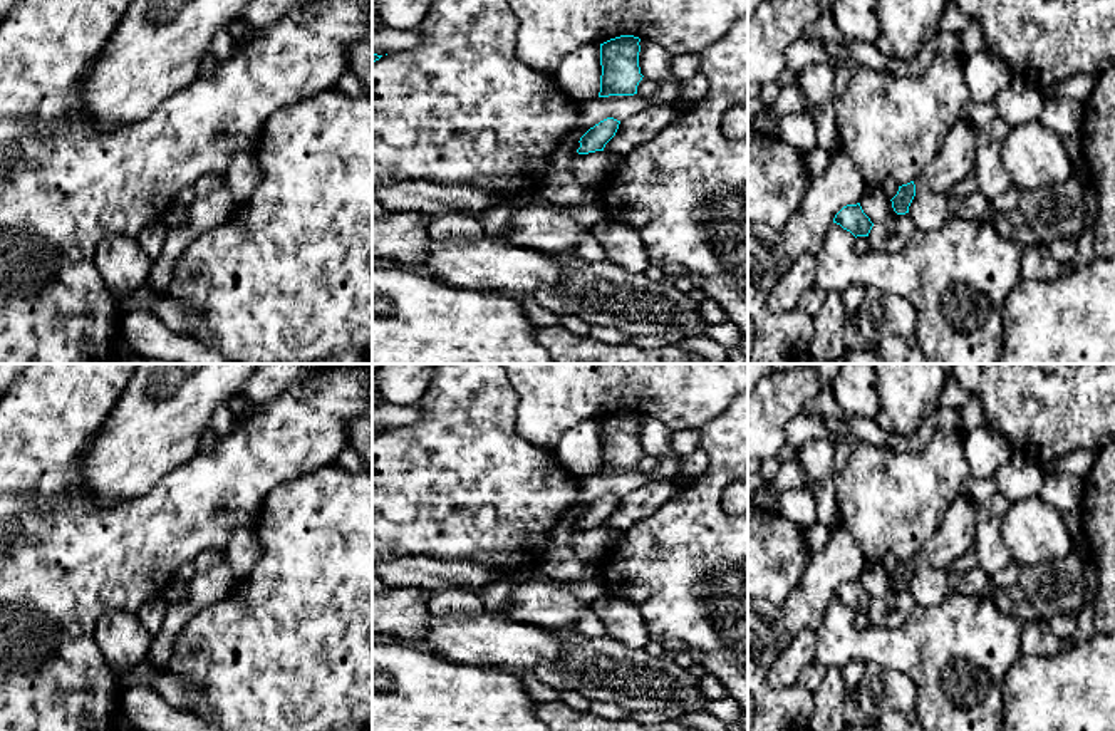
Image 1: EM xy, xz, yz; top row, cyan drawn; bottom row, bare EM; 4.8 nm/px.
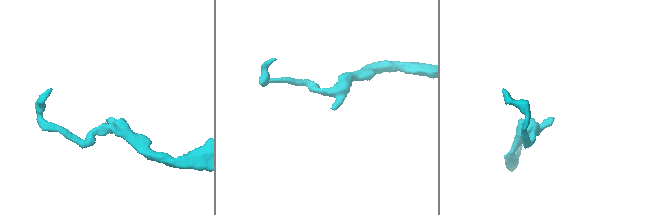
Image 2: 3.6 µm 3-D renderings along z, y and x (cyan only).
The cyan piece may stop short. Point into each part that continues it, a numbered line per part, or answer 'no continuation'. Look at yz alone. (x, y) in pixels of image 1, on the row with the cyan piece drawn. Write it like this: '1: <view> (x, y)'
1: yz (956, 160)

